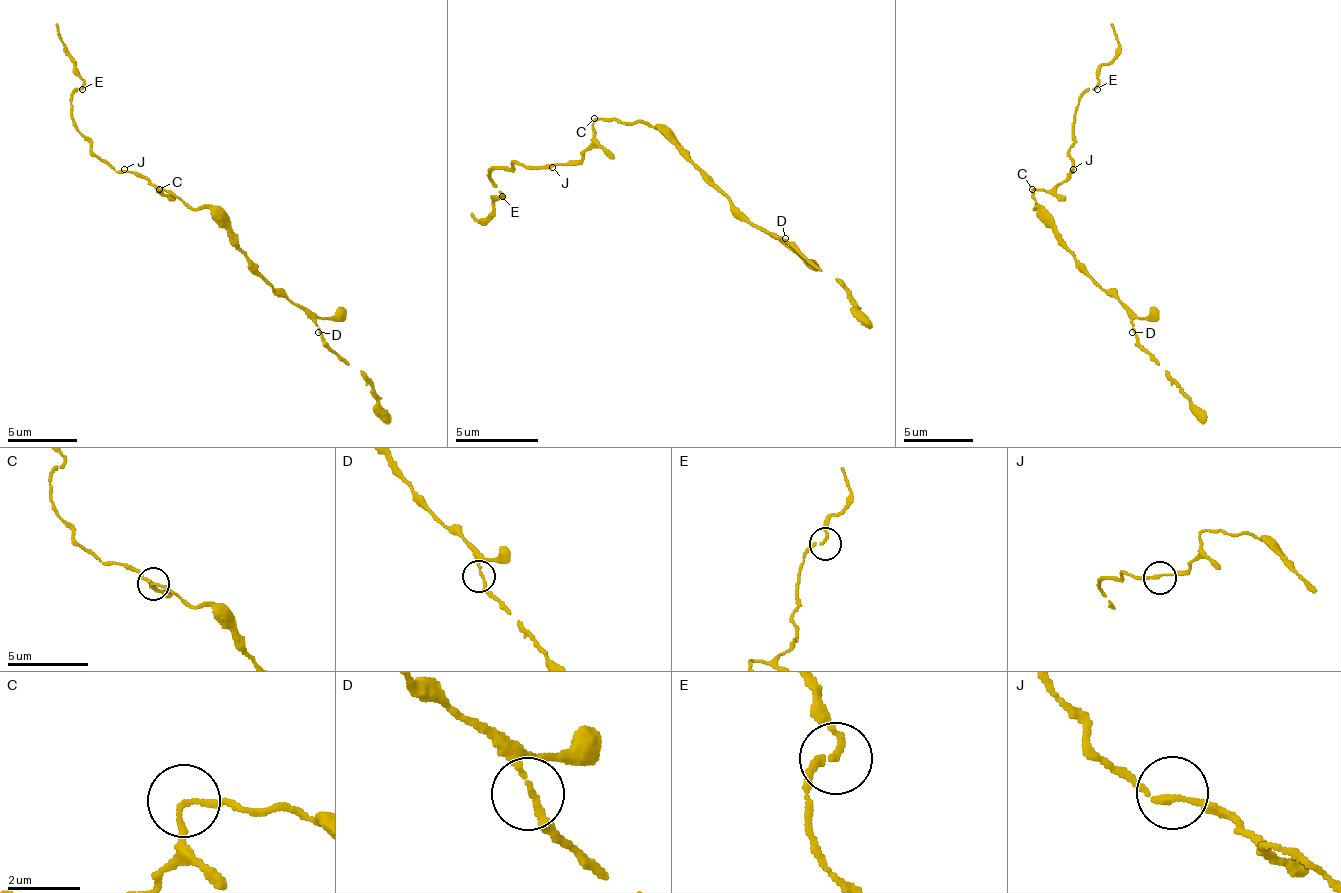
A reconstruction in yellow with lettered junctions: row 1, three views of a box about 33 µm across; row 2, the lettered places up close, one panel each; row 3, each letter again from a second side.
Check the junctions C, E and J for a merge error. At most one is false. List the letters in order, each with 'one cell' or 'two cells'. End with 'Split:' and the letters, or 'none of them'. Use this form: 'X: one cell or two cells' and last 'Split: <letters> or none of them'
C: one cell
E: one cell
J: one cell
Split: none of them

